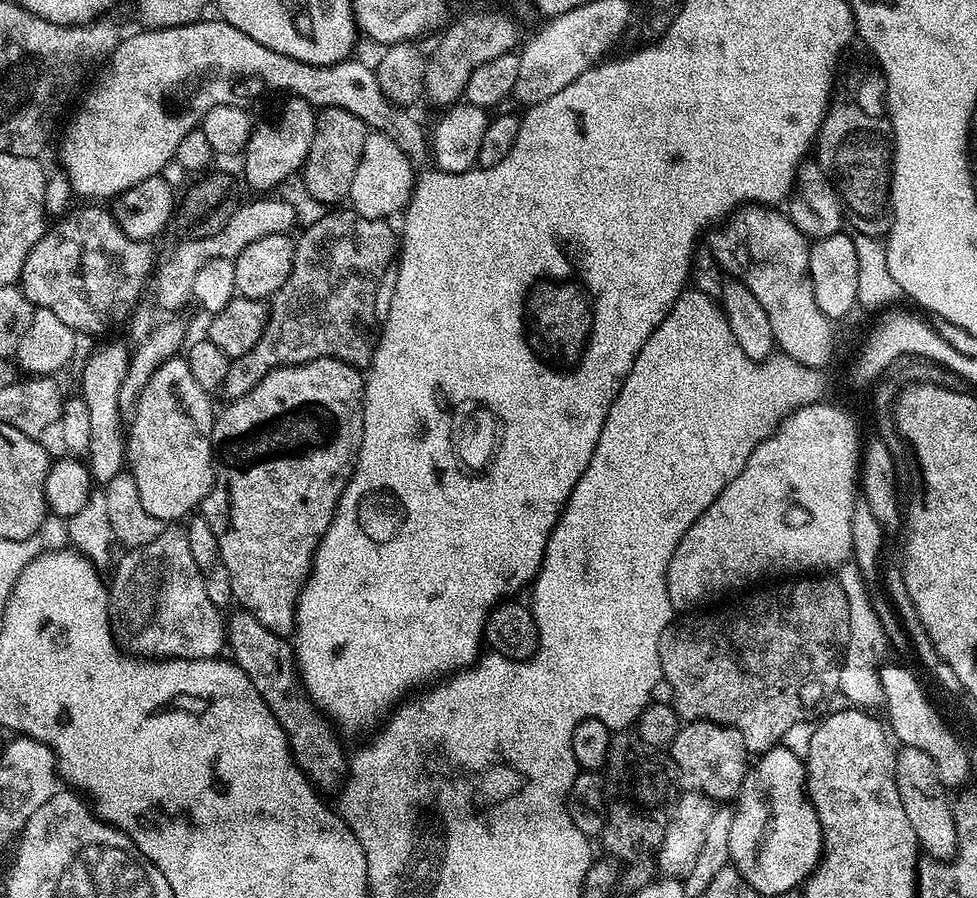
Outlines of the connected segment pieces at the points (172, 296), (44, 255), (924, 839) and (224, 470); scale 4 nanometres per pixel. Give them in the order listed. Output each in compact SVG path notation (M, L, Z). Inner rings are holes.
M254 198L249 204L233 207L232 217L226 222L226 226L222 226L222 230L218 230L218 234L214 234L210 238L202 238L201 240L185 240L179 241L180 245L173 250L168 256L168 261L164 265L157 267L154 272L154 288L156 284L156 300L164 308L180 308L184 303L191 301L192 287L194 286L194 278L197 277L198 270L206 265L212 258L224 258L235 261L238 254L242 254L242 250L246 250L246 246L250 246L250 242L258 242L258 238L266 238L266 234L288 234L293 230L292 227L298 223L298 215L294 205L289 204L287 199L280 200L264 200L268 198Z
M92 206L96 208L79 208L73 207L66 215L62 216L53 226L49 227L44 233L44 237L34 246L34 250L30 250L30 254L26 258L26 262L20 271L18 281L19 288L26 294L26 298L30 301L33 309L45 308L51 310L54 314L58 314L58 318L62 318L62 322L66 322L66 326L70 326L77 334L84 332L104 332L107 328L115 326L119 320L127 321L131 317L134 309L141 303L140 295L144 292L144 287L149 287L150 277L154 272L154 263L152 264L152 247L153 245L147 240L135 240L130 238L118 226L118 222L113 218L111 211L104 206Z
M900 746L896 748L896 785L902 798L902 806L906 810L906 818L910 818L910 826L914 826L914 834L925 853L934 860L951 860L956 854L958 834L954 822L953 801L948 801L949 789L940 781L938 770L930 758L917 748Z
M318 358L305 364L276 368L270 374L266 374L266 378L262 378L262 382L254 386L254 390L250 390L242 398L231 401L227 406L229 408L221 416L219 413L212 422L216 477L210 494L204 499L202 515L206 518L206 522L210 522L210 530L214 530L214 538L218 538L220 557L222 562L226 562L226 574L230 574L233 601L241 609L252 614L266 630L288 638L293 635L296 626L296 599L300 596L302 586L312 570L312 559L316 548L326 534L340 496L344 493L344 487L348 485L348 479L356 468L356 459L360 453L364 433L364 376L361 369L354 368L341 360Z

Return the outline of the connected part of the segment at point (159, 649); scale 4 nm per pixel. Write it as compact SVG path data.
M180 526L165 527L154 542L125 551L123 555L121 560L119 557L115 561L116 573L112 580L110 576L108 589L108 621L112 623L117 645L131 655L157 660L210 660L219 657L220 647L223 649L226 644L226 620L221 609L215 608L210 598L206 598L204 579L194 562L194 554L190 554L187 531Z

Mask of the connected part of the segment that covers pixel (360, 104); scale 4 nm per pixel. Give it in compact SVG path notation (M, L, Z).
M201 18L194 24L183 24L177 28L149 28L147 30L140 30L137 36L121 39L120 45L112 51L111 56L108 57L106 63L103 65L104 73L97 78L92 84L92 89L84 96L84 101L80 104L80 109L76 112L76 117L68 124L68 129L64 132L64 141L60 144L60 164L63 175L67 176L73 193L77 197L93 196L93 201L104 202L109 198L115 198L121 192L130 190L130 186L134 186L138 182L142 182L151 176L159 176L164 171L166 162L170 162L178 150L178 144L186 134L197 128L203 121L205 114L210 110L214 110L217 106L226 106L227 104L238 104L241 106L247 105L247 100L256 100L264 91L268 92L284 92L283 94L291 94L292 96L301 96L306 102L312 104L316 110L323 108L338 107L342 110L349 111L350 114L356 115L367 125L373 132L381 132L386 134L389 138L398 145L398 150L402 150L402 154L406 154L406 158L410 161L415 161L416 147L420 143L425 143L426 132L420 129L420 124L411 116L407 107L392 103L388 100L382 90L378 86L378 78L375 71L371 67L368 68L362 61L357 58L349 58L338 62L337 64L307 64L306 62L298 62L294 58L290 58L286 54L278 54L274 50L270 50L266 46L262 46L258 42L254 42L254 38L250 38L246 34L242 34L242 30L238 30L234 26L225 24L223 19L215 18L216 20L208 20L209 18Z

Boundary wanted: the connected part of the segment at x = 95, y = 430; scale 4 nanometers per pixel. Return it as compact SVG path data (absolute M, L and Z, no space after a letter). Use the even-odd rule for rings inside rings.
M106 342L96 347L82 368L80 395L90 413L90 446L86 463L92 479L99 485L114 478L126 466L126 426L121 422L118 411L118 393L129 368L130 350L120 342Z

